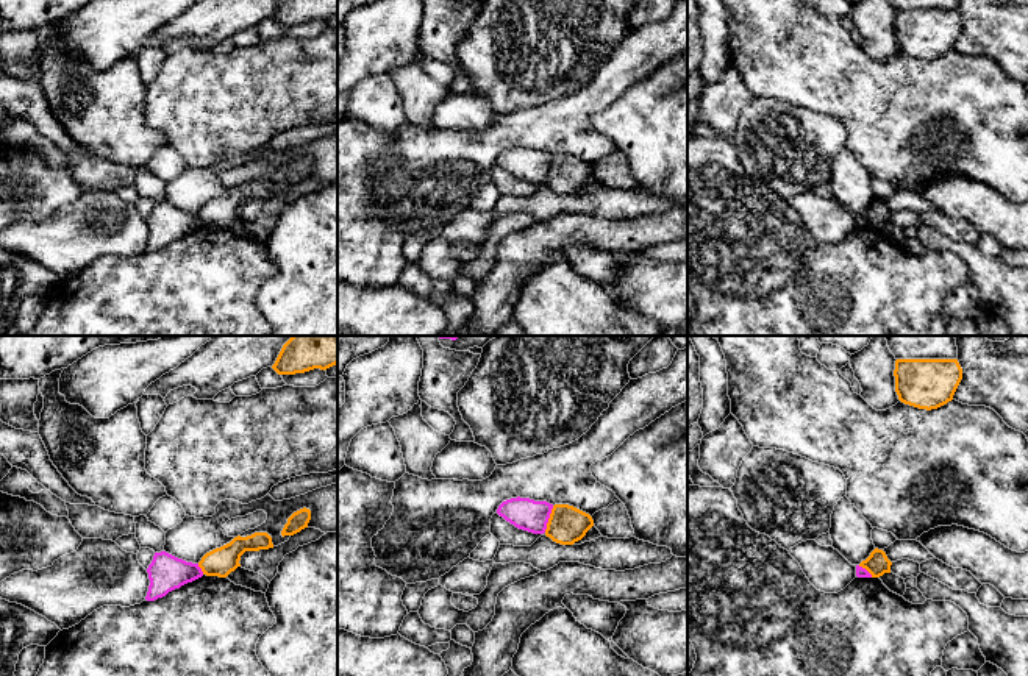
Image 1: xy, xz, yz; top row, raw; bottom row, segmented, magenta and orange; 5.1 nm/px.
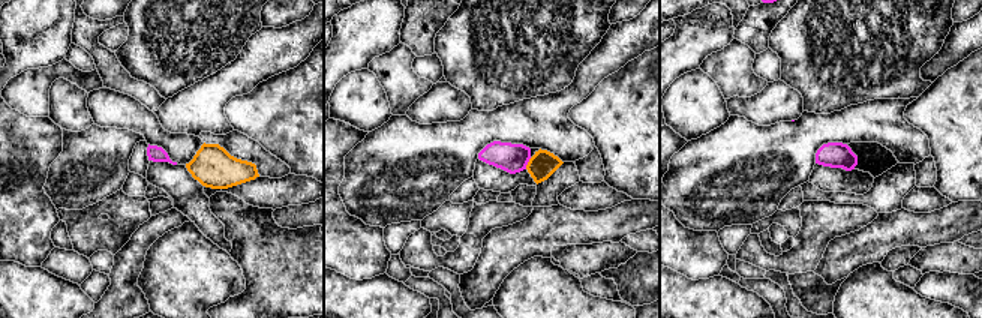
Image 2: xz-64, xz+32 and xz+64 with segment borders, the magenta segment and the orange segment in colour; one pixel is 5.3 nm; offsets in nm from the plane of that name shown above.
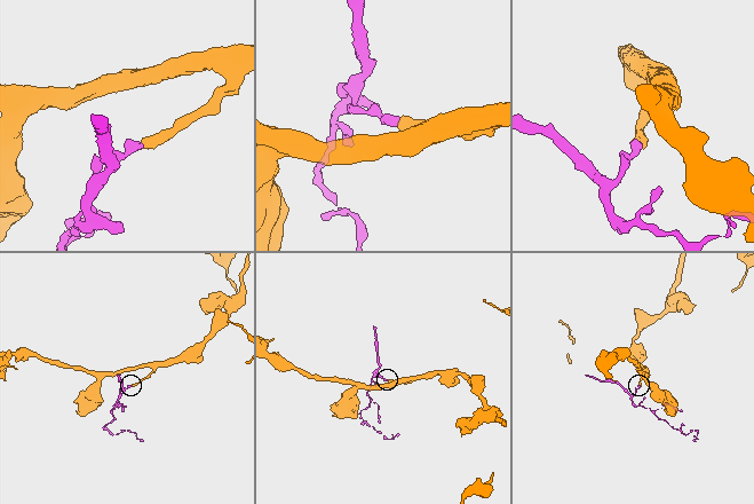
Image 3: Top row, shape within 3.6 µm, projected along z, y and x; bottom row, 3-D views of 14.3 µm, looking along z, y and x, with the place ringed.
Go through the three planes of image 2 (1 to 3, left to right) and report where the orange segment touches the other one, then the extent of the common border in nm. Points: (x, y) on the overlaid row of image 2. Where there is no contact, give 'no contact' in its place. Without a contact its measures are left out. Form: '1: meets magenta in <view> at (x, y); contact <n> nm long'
1: no contact
2: meets magenta in xz+32 at (526, 164); contact 70 nm long
3: no contact

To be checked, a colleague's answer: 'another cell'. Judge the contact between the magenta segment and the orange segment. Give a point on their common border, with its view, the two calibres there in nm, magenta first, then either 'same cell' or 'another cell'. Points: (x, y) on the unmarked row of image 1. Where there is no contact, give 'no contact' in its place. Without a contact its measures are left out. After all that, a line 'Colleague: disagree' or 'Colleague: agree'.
contact xz (549, 167); calibres 160 and 190 nm; another cell
Colleague: agree

